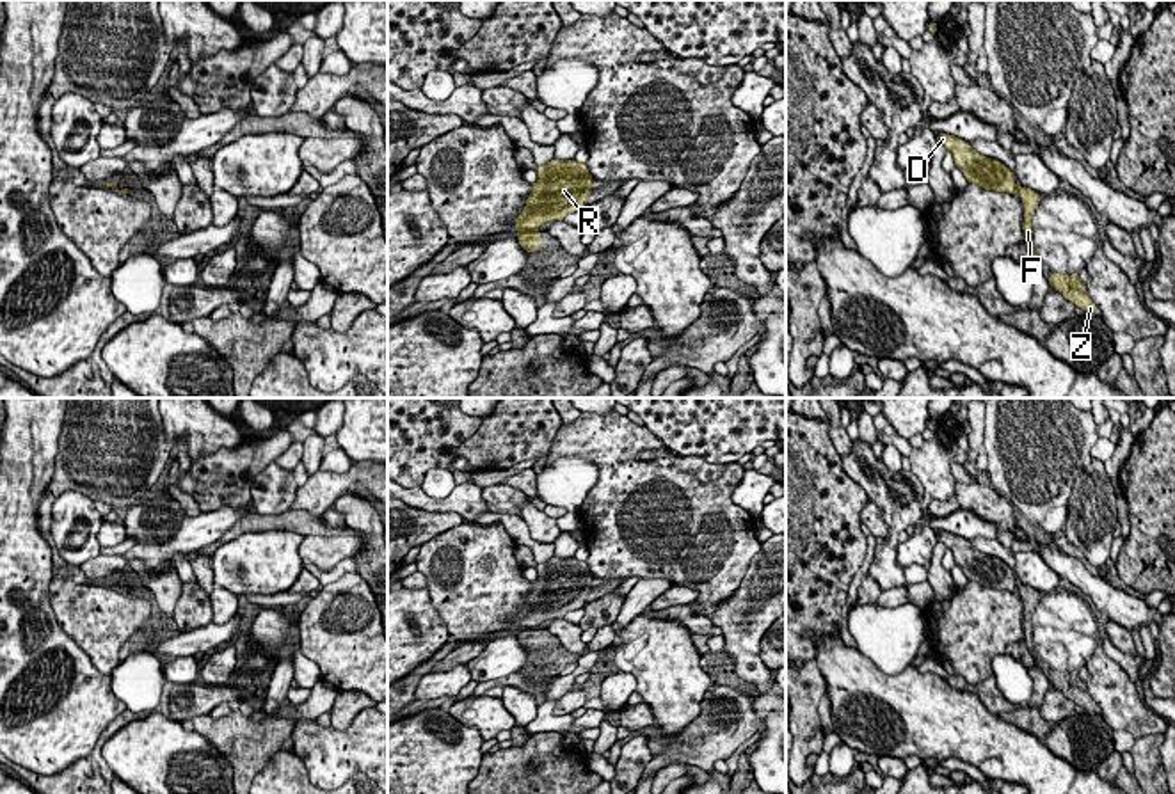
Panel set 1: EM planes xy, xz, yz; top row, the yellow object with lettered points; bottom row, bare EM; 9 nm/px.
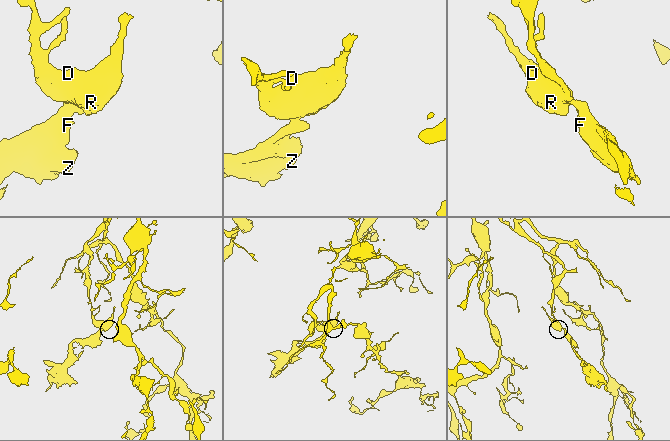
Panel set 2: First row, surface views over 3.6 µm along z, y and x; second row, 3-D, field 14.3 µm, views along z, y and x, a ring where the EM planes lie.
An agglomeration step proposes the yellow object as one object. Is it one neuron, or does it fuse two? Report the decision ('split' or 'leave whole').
split

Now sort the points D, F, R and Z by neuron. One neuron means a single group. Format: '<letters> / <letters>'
D R / F Z

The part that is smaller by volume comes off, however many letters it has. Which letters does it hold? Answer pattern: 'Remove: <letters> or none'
Remove: F, Z

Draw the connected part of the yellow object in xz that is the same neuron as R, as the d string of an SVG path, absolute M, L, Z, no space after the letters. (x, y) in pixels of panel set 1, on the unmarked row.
M553 556L546 563L537 563L533 590L526 595L526 606L514 618L517 629L532 629L546 620L564 618L565 613L585 607L587 597L594 590L595 579L587 561L576 558Z

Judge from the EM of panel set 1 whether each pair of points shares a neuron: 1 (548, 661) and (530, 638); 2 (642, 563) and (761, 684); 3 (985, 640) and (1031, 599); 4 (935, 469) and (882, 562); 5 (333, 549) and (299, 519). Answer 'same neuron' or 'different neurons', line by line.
1: same neuron
2: different neurons
3: different neurons
4: different neurons
5: different neurons

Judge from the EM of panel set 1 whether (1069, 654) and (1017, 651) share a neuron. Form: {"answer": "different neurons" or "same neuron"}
{"answer": "same neuron"}

